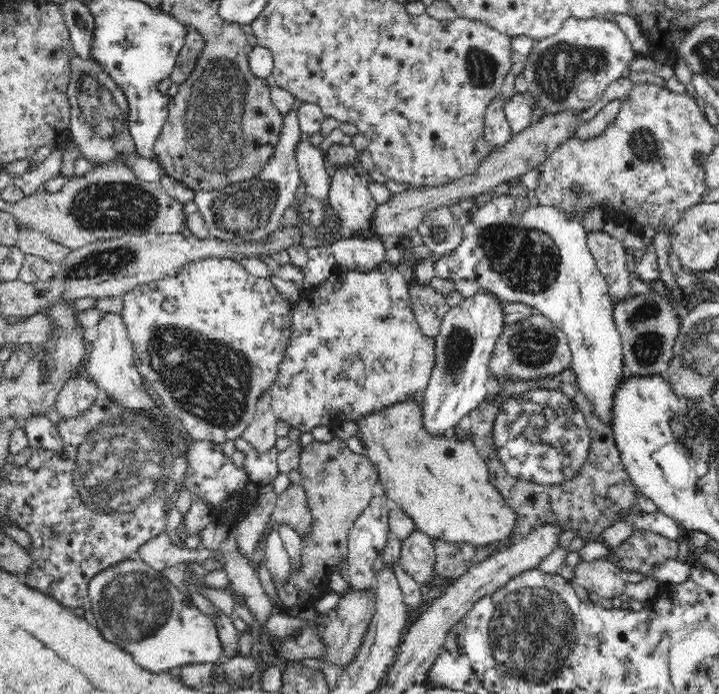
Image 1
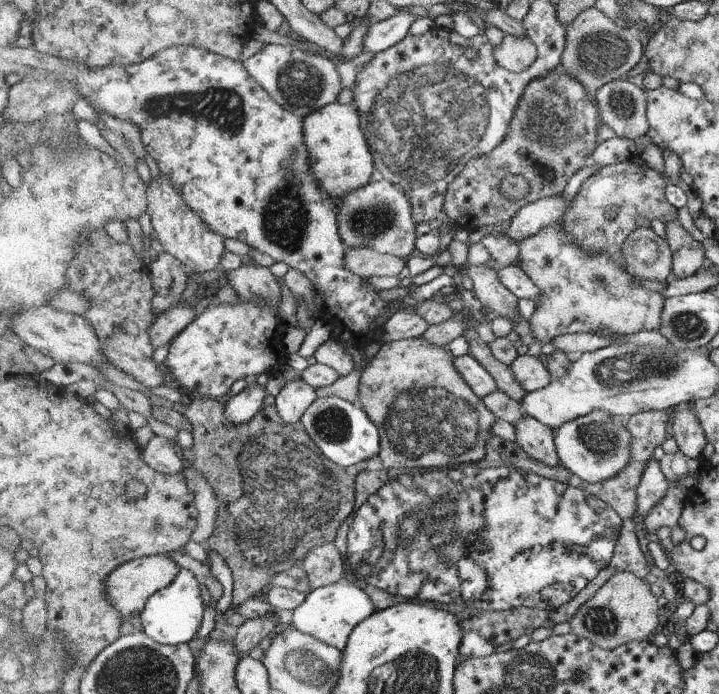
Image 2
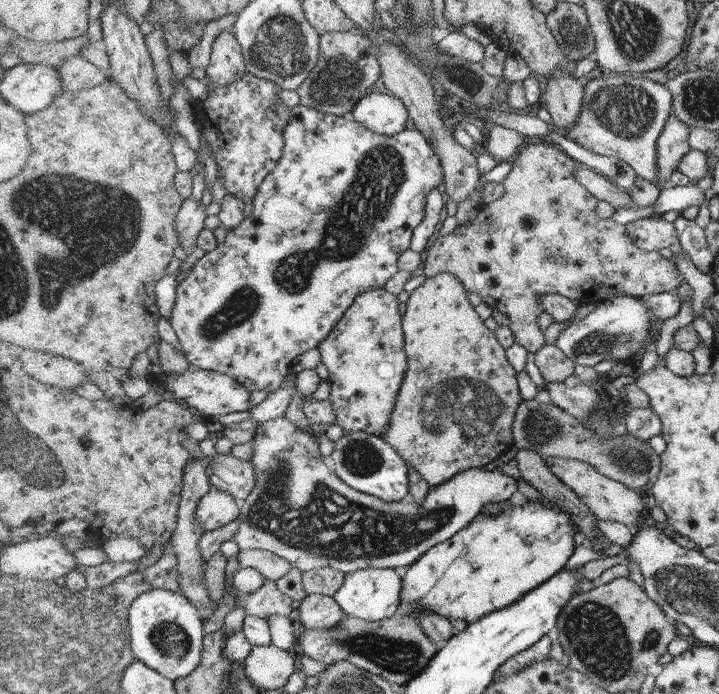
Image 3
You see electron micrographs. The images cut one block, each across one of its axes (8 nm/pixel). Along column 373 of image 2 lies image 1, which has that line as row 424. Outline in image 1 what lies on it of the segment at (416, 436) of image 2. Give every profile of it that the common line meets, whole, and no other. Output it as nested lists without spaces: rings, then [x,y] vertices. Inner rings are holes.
[[[419,395],[404,403],[392,404],[382,412],[372,412],[356,420],[357,436],[366,447],[366,456],[378,471],[378,480],[389,501],[394,501],[415,523],[415,529],[431,538],[471,544],[476,547],[498,546],[504,540],[515,539],[516,511],[504,501],[502,493],[491,483],[487,464],[475,449],[469,436],[456,438],[455,433],[429,436],[423,428]]]

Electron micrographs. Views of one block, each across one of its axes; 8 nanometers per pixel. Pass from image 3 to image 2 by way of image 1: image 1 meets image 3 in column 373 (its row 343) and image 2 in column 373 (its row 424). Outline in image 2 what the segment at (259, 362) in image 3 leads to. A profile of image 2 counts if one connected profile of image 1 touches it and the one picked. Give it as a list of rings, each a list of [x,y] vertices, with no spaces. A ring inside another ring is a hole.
[[[390,181],[369,184],[347,195],[336,211],[339,232],[345,246],[369,246],[382,254],[408,258],[417,248],[412,205],[408,197]]]

